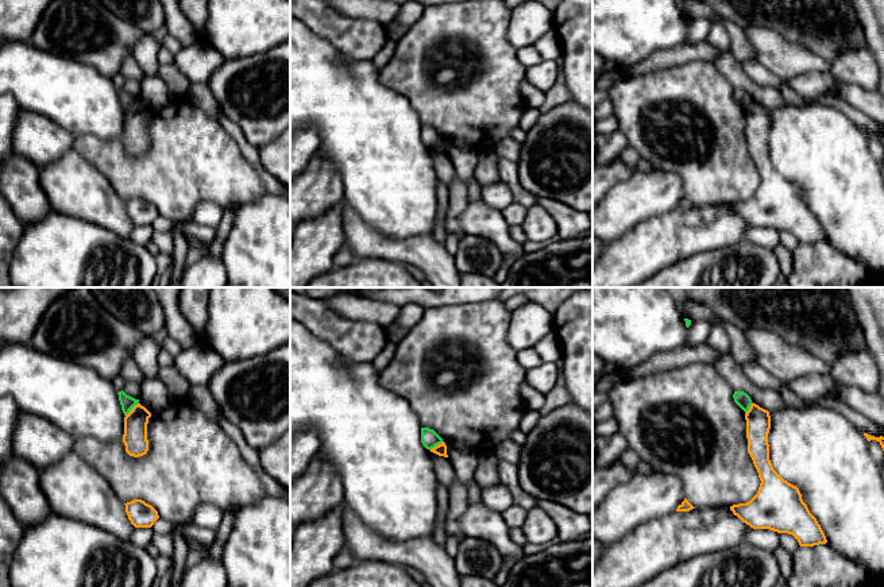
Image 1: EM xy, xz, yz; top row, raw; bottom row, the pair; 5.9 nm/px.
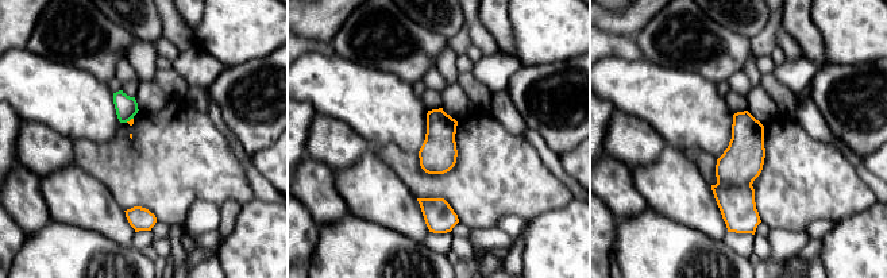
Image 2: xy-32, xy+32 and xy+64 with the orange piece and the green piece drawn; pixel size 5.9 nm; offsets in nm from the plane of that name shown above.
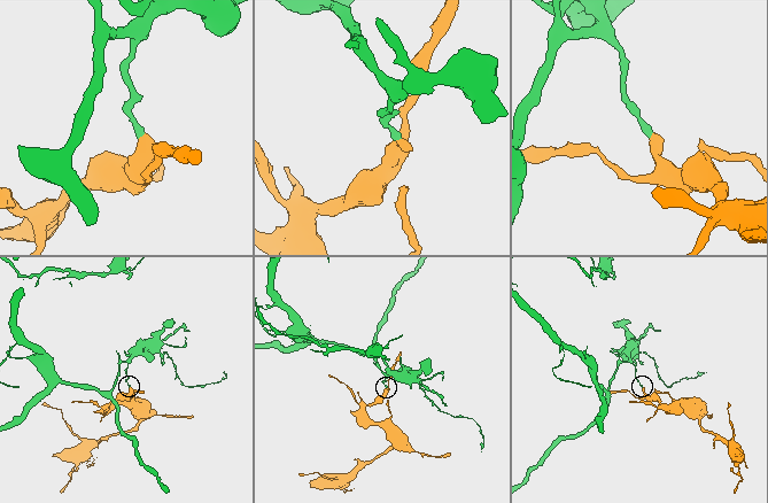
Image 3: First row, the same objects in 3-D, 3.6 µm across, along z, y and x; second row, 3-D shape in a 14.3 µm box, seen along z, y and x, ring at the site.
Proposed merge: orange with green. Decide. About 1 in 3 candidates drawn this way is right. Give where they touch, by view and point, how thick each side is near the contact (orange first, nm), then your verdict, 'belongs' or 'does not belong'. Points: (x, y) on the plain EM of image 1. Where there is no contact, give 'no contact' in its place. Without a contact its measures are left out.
meets orange in xy at (132, 107); 140 nm thick on the orange side, 90 nm on the other; does not belong

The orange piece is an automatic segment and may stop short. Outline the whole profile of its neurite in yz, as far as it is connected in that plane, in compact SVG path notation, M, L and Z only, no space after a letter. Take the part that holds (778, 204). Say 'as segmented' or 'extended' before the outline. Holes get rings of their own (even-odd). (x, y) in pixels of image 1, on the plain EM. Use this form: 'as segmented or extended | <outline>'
as segmented | M752 101L745 112L748 151L761 178L757 192L746 201L730 204L753 227L792 232L800 244L826 242L817 216L802 197L799 186L784 178L769 158L769 109Z

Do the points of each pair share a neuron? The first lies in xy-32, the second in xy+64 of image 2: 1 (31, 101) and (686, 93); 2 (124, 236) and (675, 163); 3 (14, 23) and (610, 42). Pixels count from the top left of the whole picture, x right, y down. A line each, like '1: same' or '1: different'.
1: same
2: same
3: different

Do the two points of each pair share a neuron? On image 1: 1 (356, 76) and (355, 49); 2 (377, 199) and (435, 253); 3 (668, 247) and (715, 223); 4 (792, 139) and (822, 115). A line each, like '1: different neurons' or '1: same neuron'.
1: different neurons
2: different neurons
3: same neuron
4: same neuron

